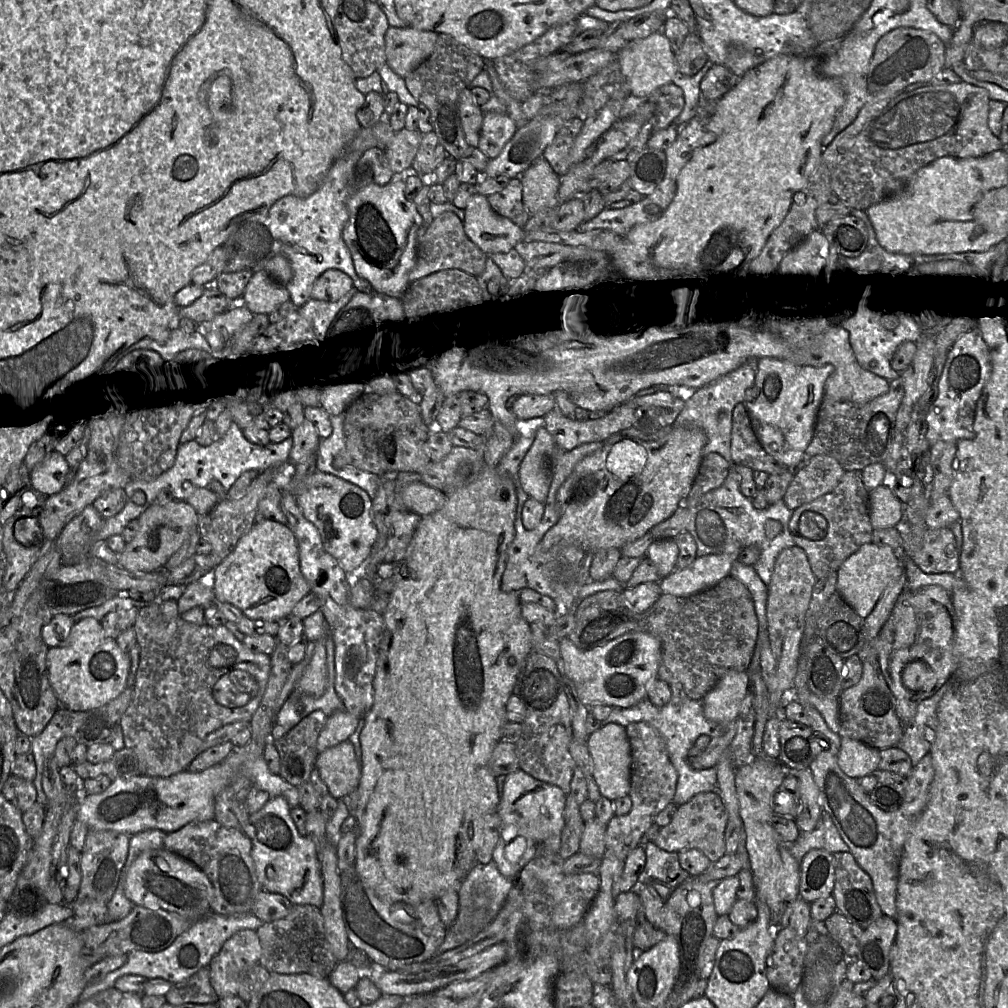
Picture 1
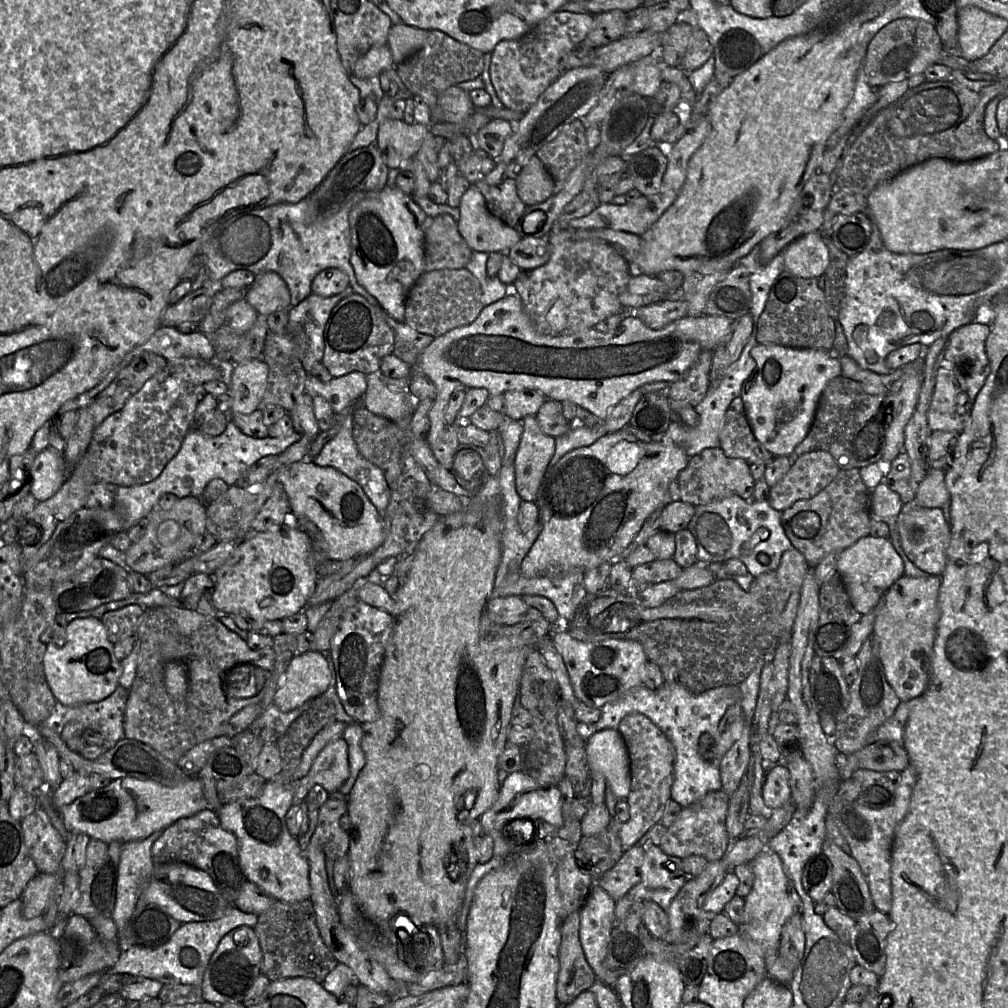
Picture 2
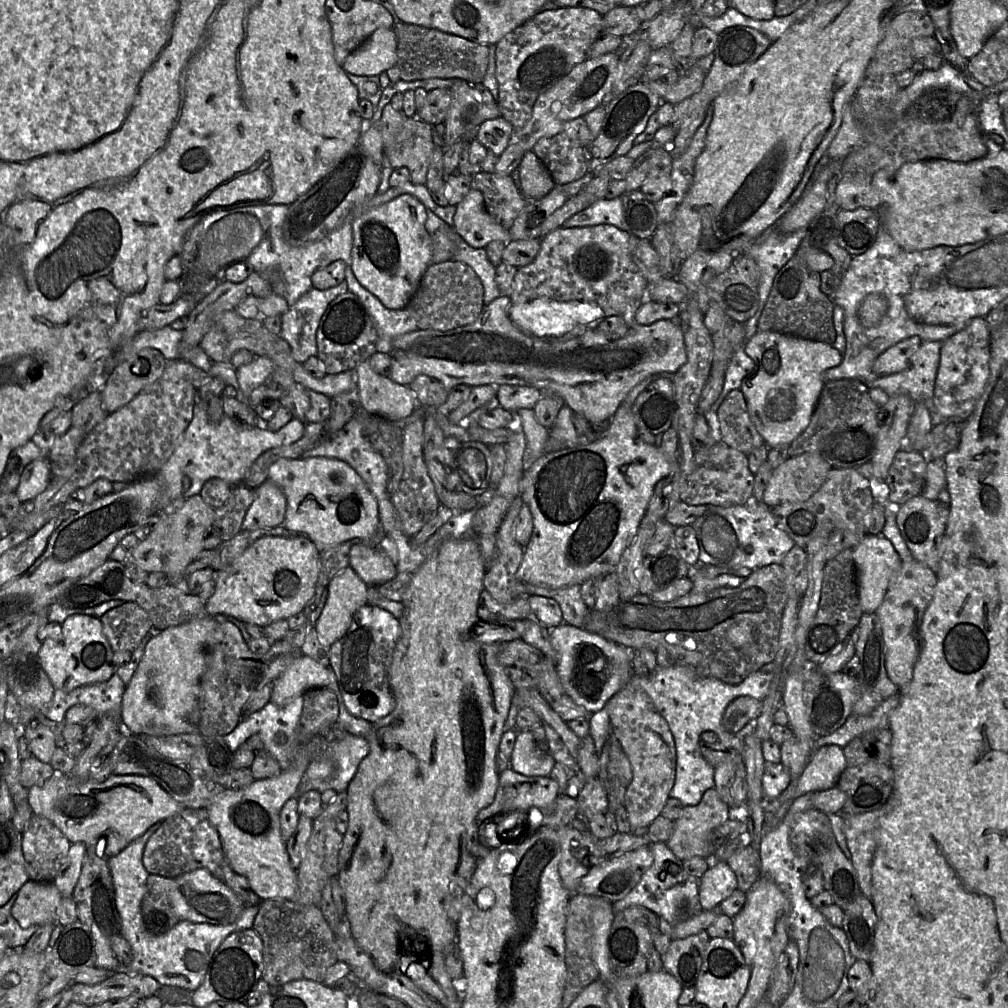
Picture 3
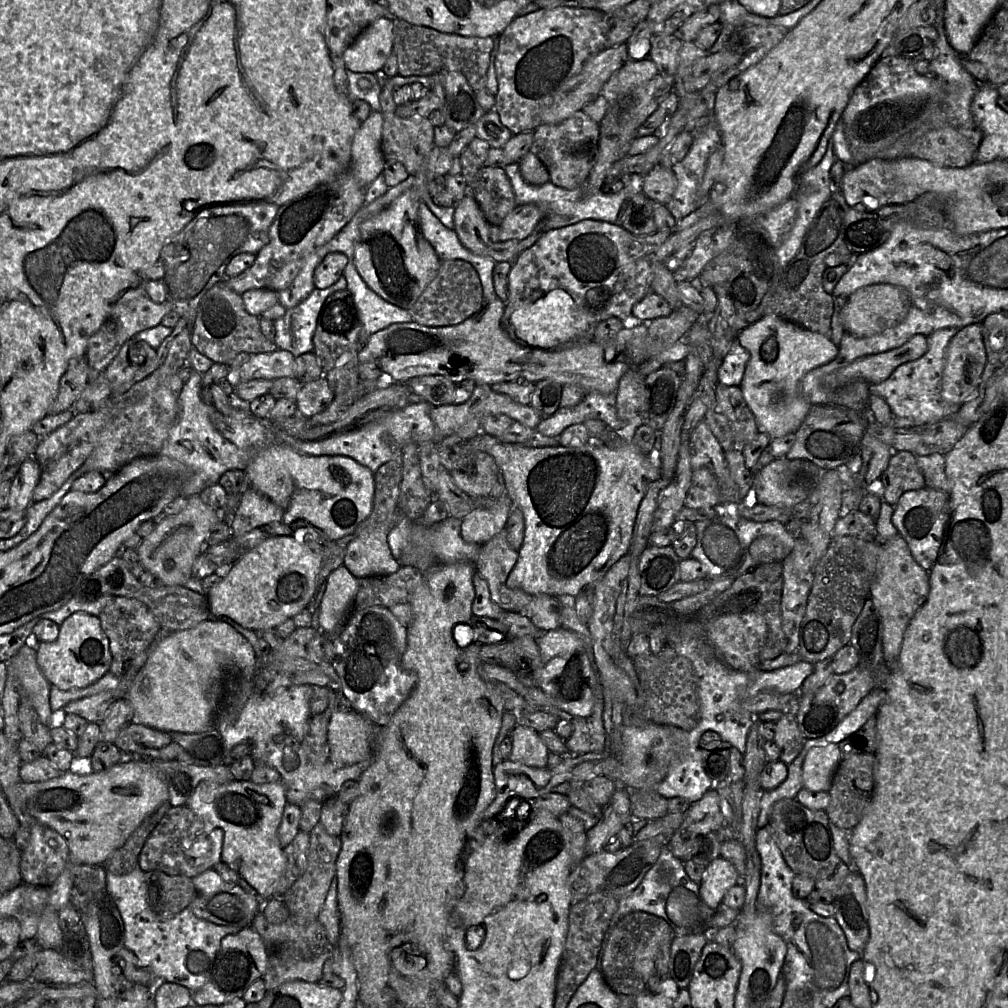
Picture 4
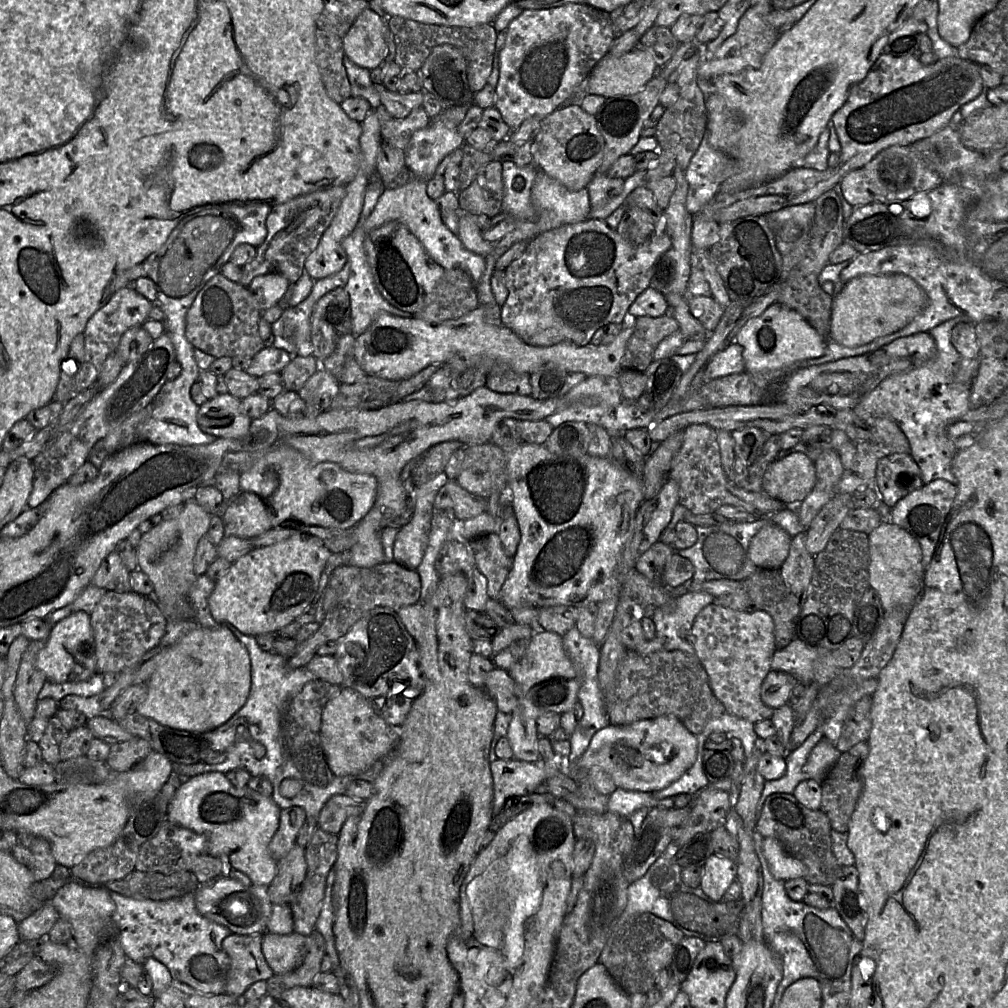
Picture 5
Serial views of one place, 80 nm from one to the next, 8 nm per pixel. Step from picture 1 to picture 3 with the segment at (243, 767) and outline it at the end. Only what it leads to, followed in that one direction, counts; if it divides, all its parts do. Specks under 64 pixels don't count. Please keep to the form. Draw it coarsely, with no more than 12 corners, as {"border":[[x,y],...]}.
{"border":[[55,774],[33,814],[116,856],[186,808],[153,779]]}

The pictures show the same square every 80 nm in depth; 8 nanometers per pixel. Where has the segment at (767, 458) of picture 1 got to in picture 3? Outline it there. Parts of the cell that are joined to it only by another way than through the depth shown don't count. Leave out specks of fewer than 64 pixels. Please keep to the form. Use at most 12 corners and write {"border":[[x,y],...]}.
{"border":[[740,389],[717,410],[719,440],[744,454],[766,444]]}

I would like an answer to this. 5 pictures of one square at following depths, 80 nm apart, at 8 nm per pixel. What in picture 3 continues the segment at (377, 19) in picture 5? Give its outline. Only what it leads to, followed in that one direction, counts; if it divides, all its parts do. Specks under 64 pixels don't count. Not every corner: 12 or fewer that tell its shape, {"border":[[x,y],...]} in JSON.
{"border":[[392,28],[376,29],[342,64],[379,75],[397,63]]}

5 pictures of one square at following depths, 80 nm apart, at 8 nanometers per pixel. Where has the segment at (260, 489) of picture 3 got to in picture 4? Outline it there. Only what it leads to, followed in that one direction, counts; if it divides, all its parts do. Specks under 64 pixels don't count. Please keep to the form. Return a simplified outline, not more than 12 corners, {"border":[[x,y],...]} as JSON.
{"border":[[250,487],[229,525],[237,537],[280,522],[283,509]]}

